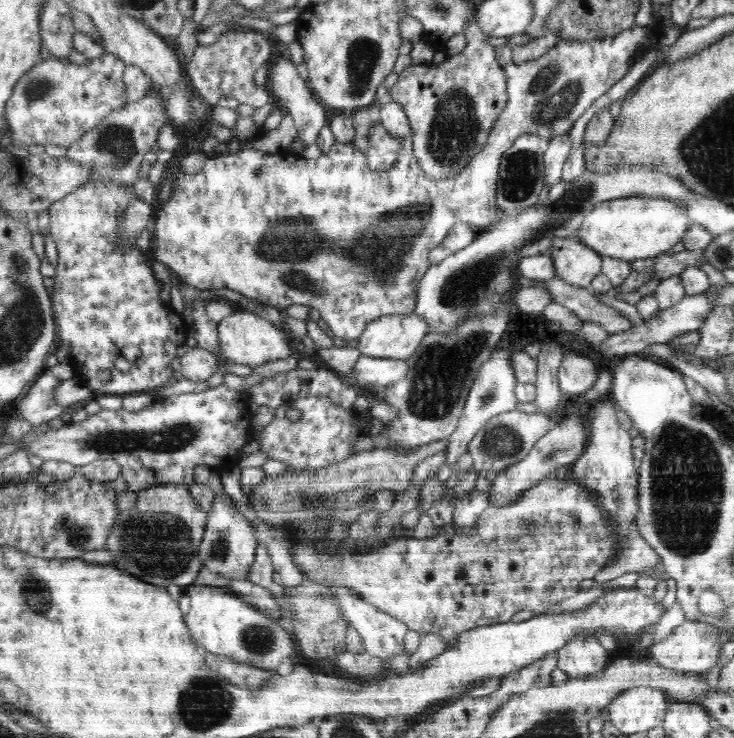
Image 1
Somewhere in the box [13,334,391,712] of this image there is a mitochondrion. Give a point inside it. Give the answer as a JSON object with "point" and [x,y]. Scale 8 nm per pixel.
{"point":[159,545]}

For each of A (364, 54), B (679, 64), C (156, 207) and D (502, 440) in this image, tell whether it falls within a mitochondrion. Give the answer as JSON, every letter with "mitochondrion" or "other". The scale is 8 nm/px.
{"A":"mitochondrion","B":"other","C":"other","D":"mitochondrion"}

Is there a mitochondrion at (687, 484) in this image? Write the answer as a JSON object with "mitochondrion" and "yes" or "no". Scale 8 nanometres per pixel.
{"mitochondrion":"yes"}

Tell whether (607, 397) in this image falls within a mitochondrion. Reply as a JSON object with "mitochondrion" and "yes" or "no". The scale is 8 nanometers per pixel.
{"mitochondrion":"no"}

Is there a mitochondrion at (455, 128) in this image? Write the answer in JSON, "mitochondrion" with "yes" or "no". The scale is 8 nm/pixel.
{"mitochondrion":"yes"}

